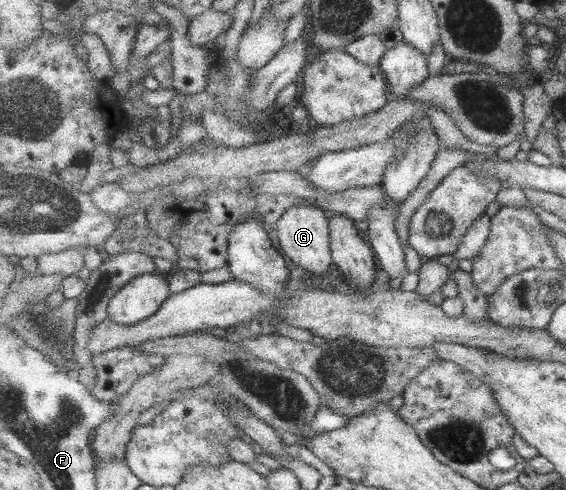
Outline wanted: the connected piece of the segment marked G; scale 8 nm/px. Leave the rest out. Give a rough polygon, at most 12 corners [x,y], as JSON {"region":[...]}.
{"region":[[305,202],[278,223],[282,250],[315,275],[334,265],[329,213]]}

